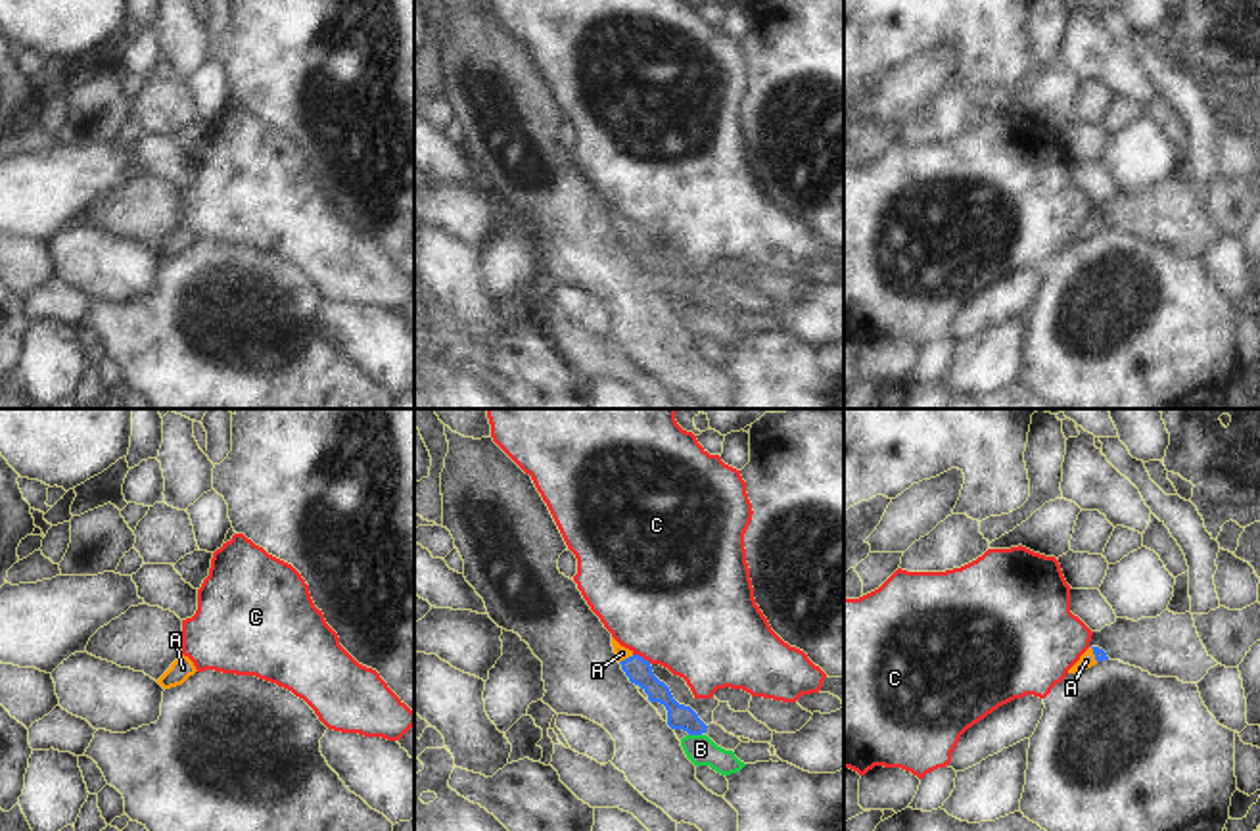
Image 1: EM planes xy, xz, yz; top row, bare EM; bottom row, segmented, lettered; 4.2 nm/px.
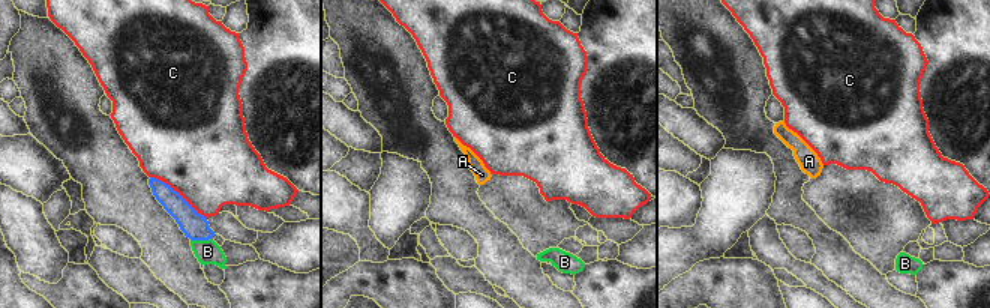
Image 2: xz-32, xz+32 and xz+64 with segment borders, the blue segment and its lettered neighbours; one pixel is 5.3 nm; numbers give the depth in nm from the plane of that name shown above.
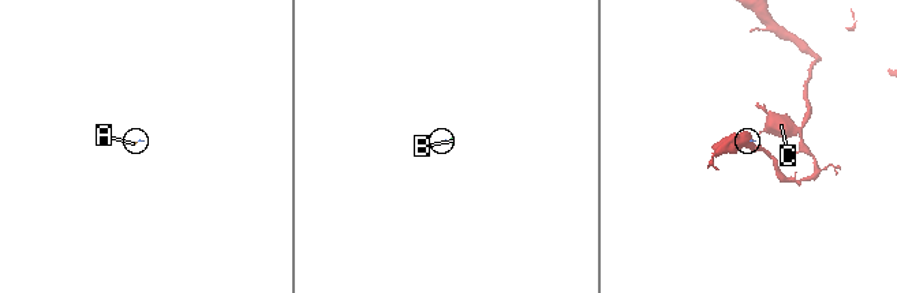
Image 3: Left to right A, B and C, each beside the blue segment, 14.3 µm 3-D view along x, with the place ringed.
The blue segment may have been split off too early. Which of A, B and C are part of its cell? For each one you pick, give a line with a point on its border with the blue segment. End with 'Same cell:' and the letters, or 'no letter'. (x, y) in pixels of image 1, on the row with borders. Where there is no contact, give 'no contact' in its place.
A: xz (626, 659)
Same cell: A

